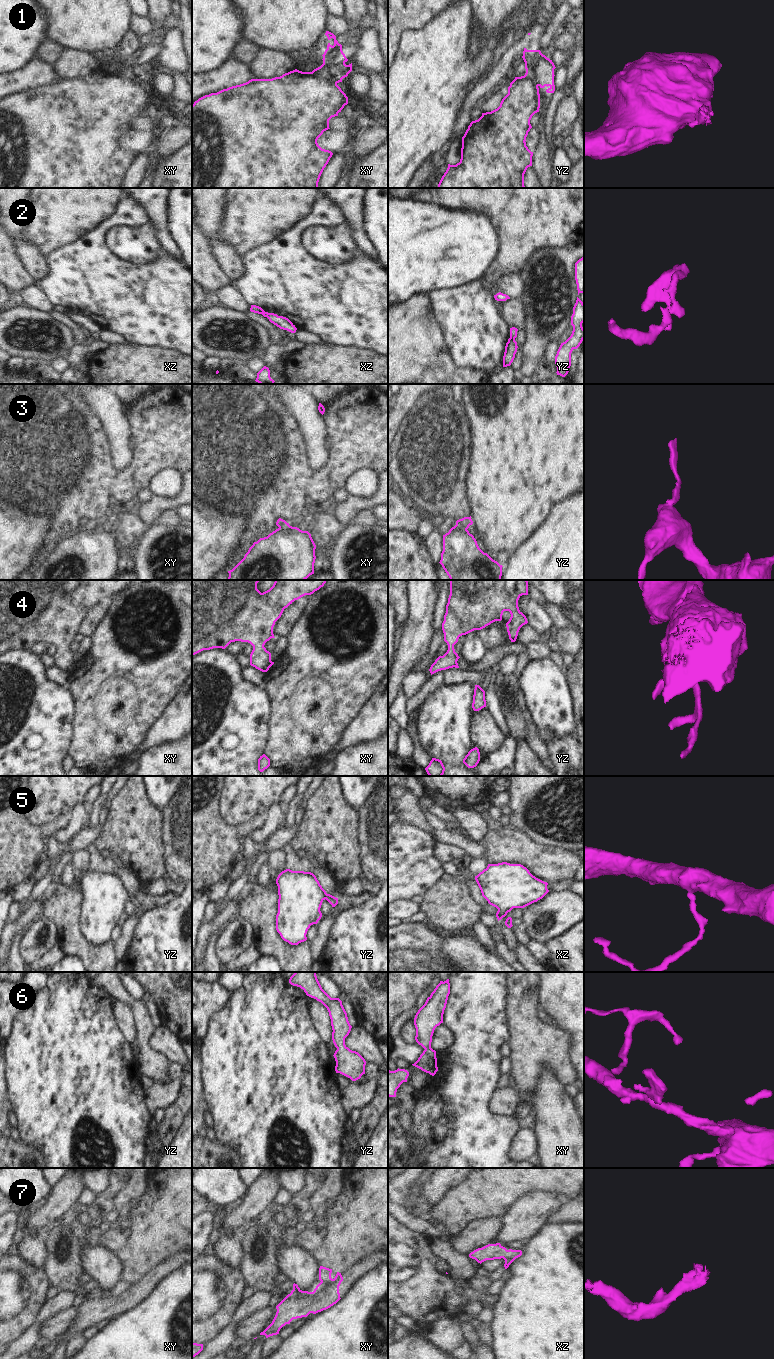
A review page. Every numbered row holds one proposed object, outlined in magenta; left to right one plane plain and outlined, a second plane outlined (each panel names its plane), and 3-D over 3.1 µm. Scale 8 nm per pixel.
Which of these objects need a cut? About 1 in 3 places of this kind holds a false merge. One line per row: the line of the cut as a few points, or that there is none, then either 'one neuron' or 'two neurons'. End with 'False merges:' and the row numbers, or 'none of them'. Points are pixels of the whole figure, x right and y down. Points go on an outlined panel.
1: xy (312, 71), (321, 76), (326, 76), (336, 83) | two neurons
2: yz (510, 337), (514, 339) | two neurons
3: yz (456, 524), (466, 529) | two neurons
4: no cut | one neuron
5: no cut | one neuron
6: no cut | one neuron
7: no cut | one neuron
False merges: 1, 2, 3

